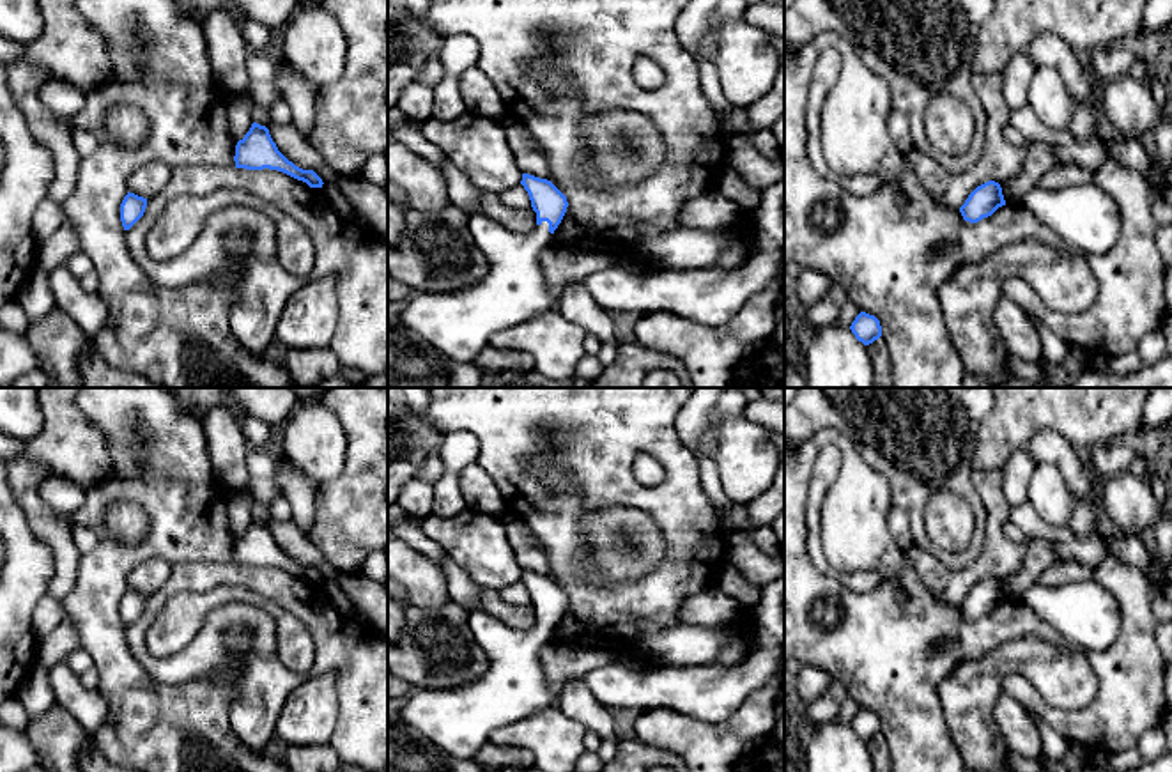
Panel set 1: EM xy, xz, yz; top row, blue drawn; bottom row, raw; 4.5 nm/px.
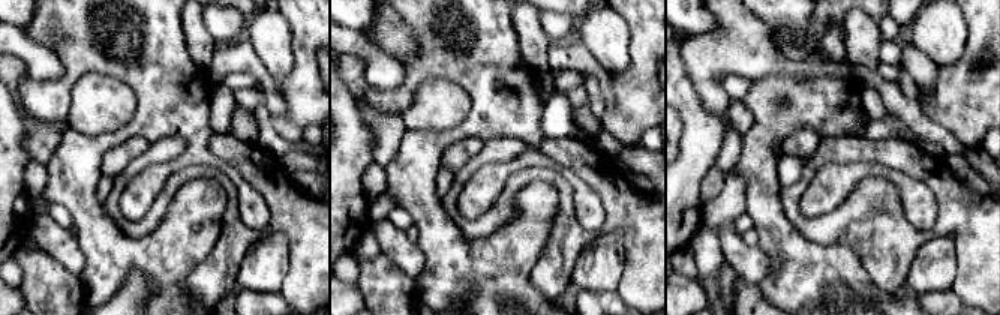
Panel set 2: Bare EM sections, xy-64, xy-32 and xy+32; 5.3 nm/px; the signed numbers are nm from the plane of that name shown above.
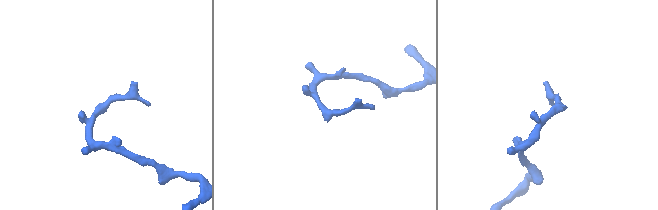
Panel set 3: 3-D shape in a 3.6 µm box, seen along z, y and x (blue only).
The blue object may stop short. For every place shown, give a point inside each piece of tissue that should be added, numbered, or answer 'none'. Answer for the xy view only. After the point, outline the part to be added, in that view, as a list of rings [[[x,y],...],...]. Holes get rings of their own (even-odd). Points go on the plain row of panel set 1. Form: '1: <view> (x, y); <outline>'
none

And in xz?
1: xz (459, 719); [[[471,611],[467,623],[489,659],[489,669],[462,687],[413,689],[398,714],[407,728],[418,731],[453,760],[473,760],[494,730],[558,705],[558,698],[545,685],[540,666],[540,648],[551,641],[552,632],[547,618],[542,618],[535,629],[510,630],[492,614]]]

